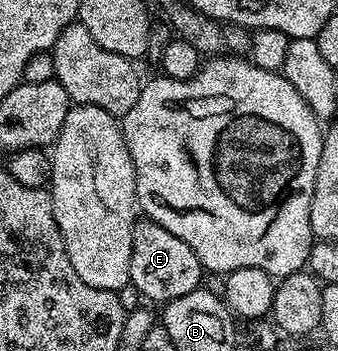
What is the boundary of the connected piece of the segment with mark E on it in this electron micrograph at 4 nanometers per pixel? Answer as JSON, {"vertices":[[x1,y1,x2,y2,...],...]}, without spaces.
{"vertices":[[138,220,132,232,132,254,130,268,131,287,135,287,146,298,157,304,165,304,180,296,188,296,188,292,199,289,203,285,204,271,196,252,180,240,180,236,172,236,168,228,160,228,160,224,149,220]]}

